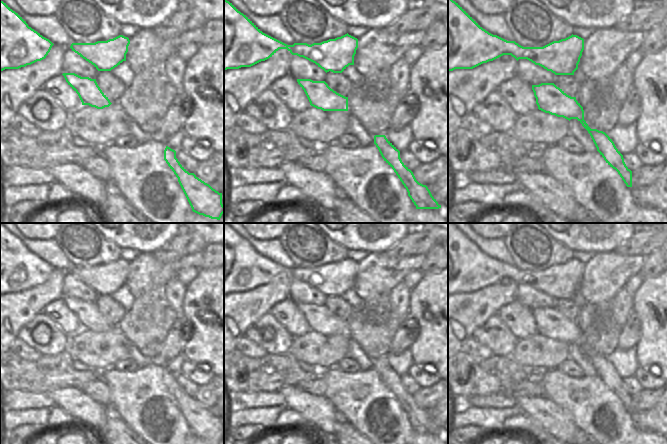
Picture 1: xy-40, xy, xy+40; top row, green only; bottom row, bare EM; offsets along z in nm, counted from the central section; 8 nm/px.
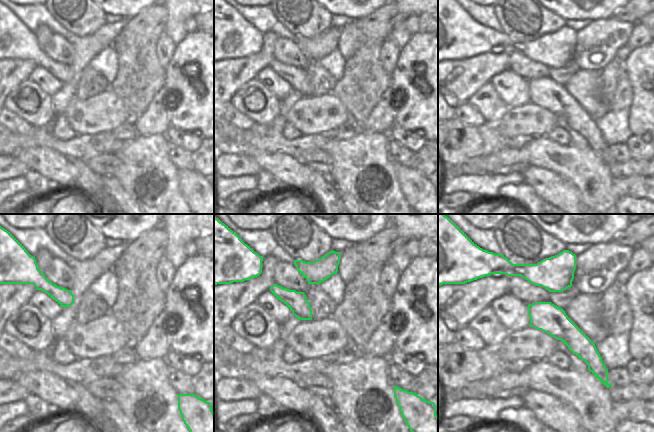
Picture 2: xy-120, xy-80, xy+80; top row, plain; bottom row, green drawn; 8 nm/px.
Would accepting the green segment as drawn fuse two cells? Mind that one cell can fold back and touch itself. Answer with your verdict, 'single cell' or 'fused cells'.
single cell

